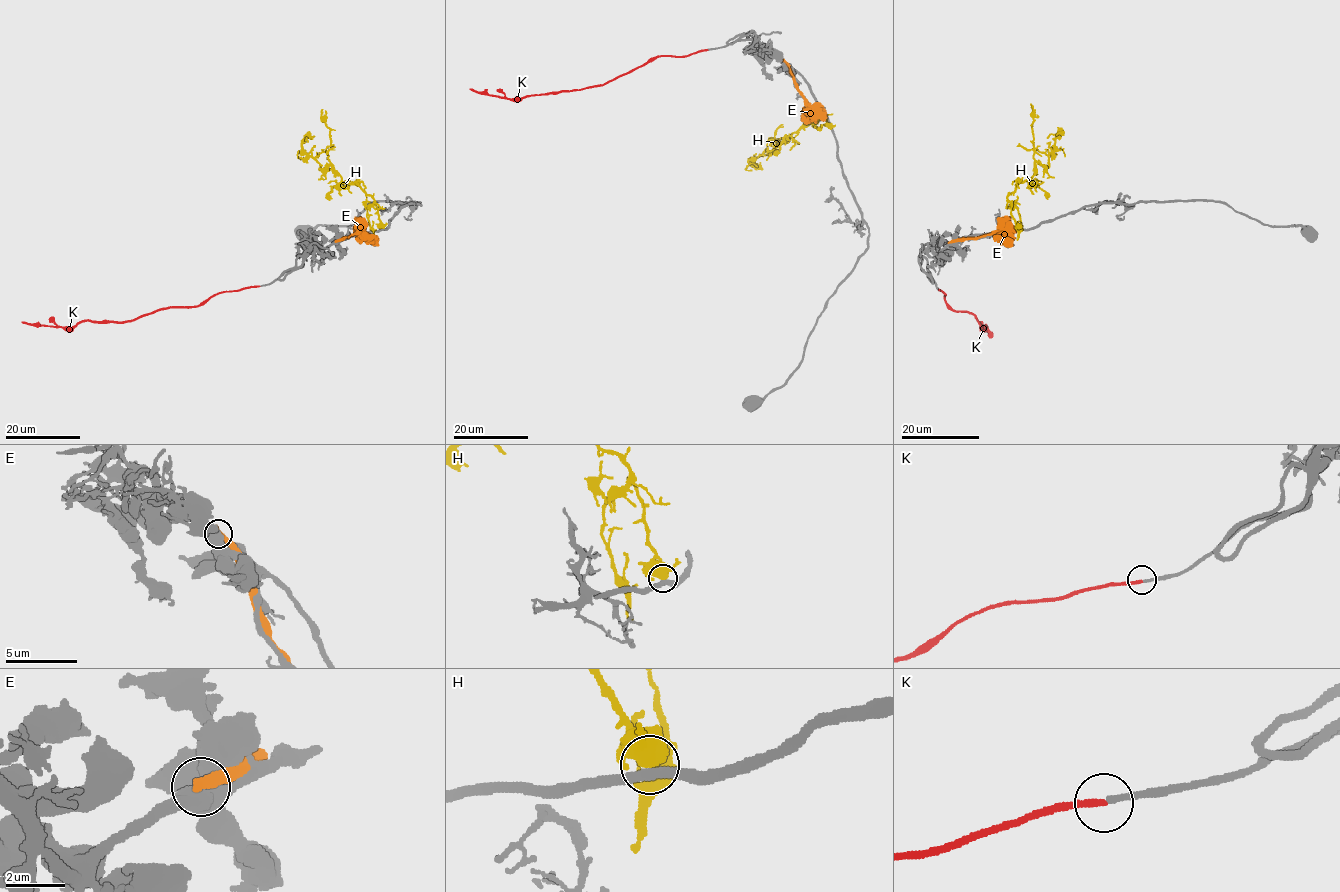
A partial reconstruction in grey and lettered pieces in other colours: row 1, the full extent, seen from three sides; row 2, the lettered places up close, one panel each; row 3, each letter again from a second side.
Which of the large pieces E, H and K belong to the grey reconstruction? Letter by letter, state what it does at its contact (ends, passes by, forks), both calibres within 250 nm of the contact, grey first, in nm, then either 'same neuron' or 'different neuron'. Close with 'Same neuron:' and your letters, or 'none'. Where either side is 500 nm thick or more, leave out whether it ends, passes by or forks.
E: calibres 550 and 440 nm; different neuron
H: calibres 320 and 500 nm; different neuron
K: it ends; calibres 220 and 220 nm; same neuron
Same neuron: K

